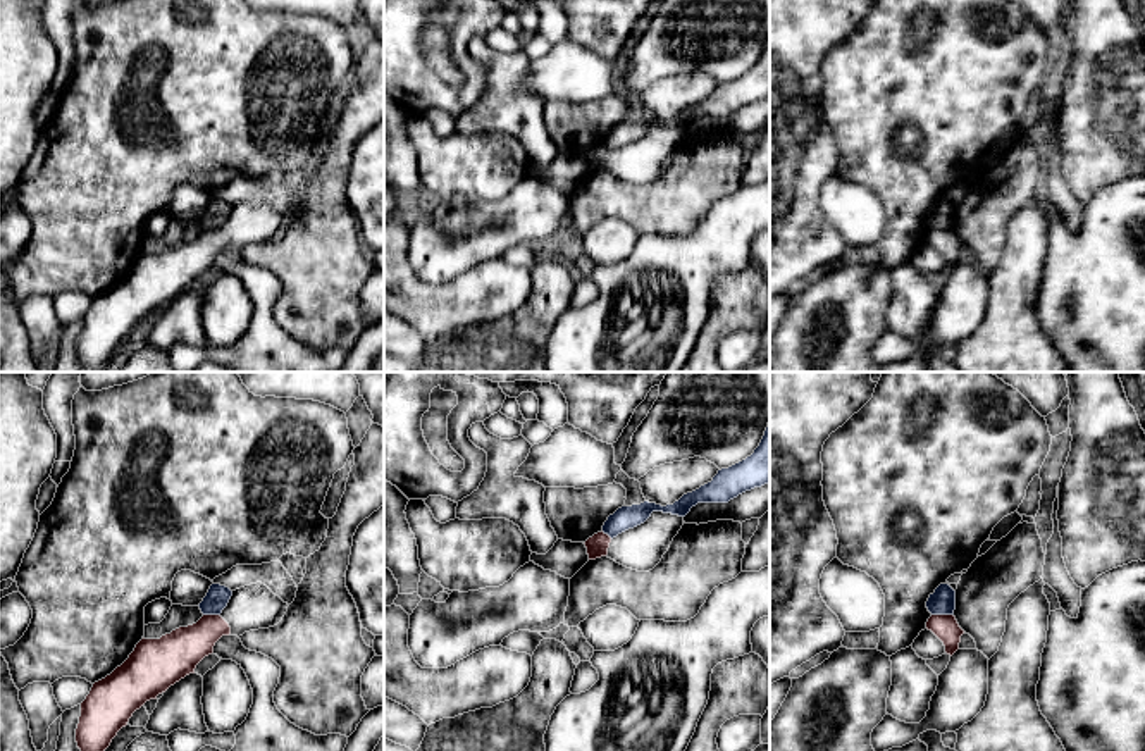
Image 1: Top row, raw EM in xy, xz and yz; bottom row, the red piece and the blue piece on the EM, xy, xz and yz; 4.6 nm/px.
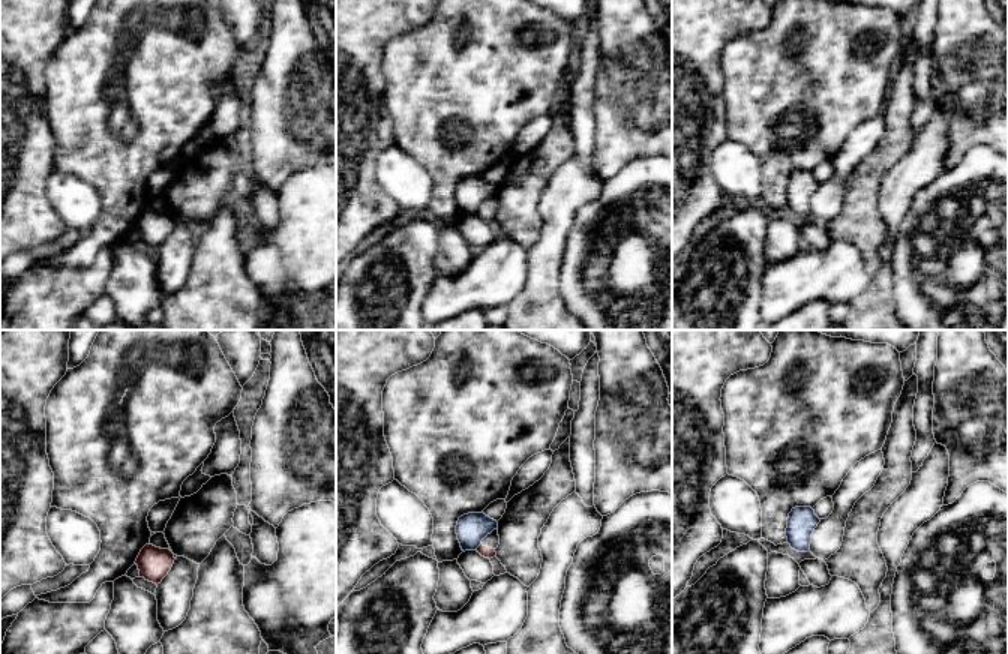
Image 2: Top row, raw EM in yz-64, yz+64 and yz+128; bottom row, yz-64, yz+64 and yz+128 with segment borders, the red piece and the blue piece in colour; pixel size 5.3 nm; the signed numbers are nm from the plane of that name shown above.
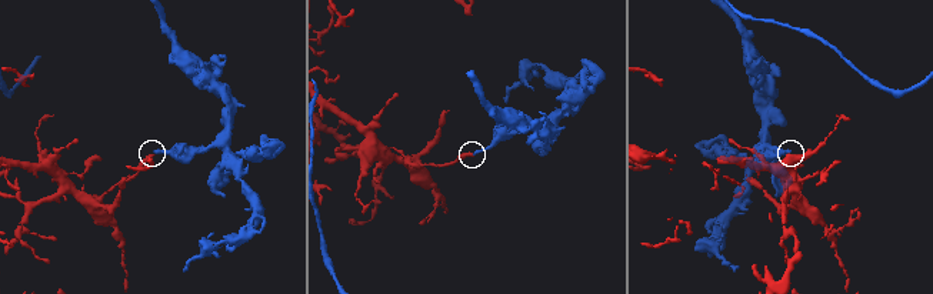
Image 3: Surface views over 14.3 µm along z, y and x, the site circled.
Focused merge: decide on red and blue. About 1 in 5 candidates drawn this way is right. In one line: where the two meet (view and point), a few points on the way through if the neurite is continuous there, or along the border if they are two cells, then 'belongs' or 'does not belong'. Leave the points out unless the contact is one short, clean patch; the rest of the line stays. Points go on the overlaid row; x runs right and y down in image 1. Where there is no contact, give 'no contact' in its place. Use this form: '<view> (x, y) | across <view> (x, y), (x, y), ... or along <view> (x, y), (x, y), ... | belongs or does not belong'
yz (942, 615) | along yz (932, 614), (953, 615) | does not belong

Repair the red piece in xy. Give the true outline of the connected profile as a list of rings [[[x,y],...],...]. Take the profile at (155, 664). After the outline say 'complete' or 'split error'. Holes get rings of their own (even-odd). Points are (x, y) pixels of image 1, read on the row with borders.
[[[203,615],[196,624],[179,627],[160,639],[143,637],[121,667],[93,684],[81,703],[81,717],[76,729],[77,748],[81,751],[105,751],[136,710],[146,701],[157,699],[158,694],[186,675],[195,673],[196,665],[214,653],[215,642],[229,634],[231,627],[220,615]]] | complete

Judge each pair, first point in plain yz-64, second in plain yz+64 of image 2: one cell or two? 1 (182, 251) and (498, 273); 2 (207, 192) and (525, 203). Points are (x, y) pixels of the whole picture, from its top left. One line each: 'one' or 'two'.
1: one
2: one

